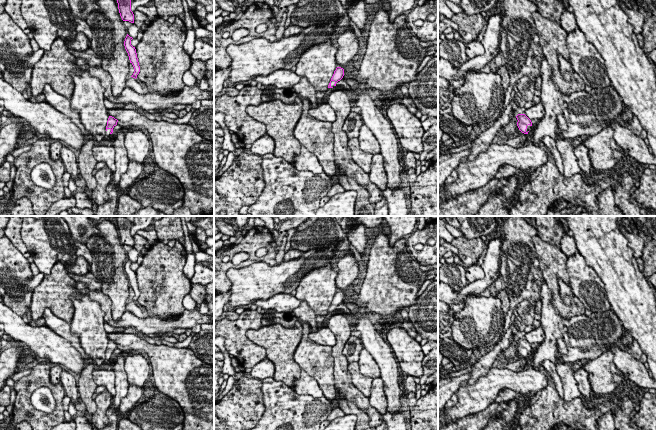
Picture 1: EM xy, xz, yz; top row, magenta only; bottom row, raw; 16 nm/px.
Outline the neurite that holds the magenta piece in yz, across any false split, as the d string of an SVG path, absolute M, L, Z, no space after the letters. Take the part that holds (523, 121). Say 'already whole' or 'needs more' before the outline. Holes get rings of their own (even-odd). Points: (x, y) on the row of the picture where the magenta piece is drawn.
needs more; M518 114L516 118L518 120L517 126L519 130L522 133L526 134L527 137L529 137L529 135L533 131L533 125L532 125L531 120L525 114Z

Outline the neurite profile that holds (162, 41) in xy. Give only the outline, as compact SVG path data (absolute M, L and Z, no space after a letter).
M178 15L173 23L158 16L147 25L135 49L140 66L136 79L146 84L149 93L167 96L184 88L183 75L192 63L184 50L186 33Z

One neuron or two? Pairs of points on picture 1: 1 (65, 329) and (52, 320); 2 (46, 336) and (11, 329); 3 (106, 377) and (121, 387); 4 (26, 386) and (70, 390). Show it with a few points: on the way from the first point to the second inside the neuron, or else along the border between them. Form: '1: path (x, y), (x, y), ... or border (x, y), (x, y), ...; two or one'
1: path (62, 328), (55, 323); one
2: path (37, 336), (31, 336), (20, 331); one
3: border (112, 368), (115, 384), (115, 395), (113, 397); two
4: border (61, 383), (66, 394); two

